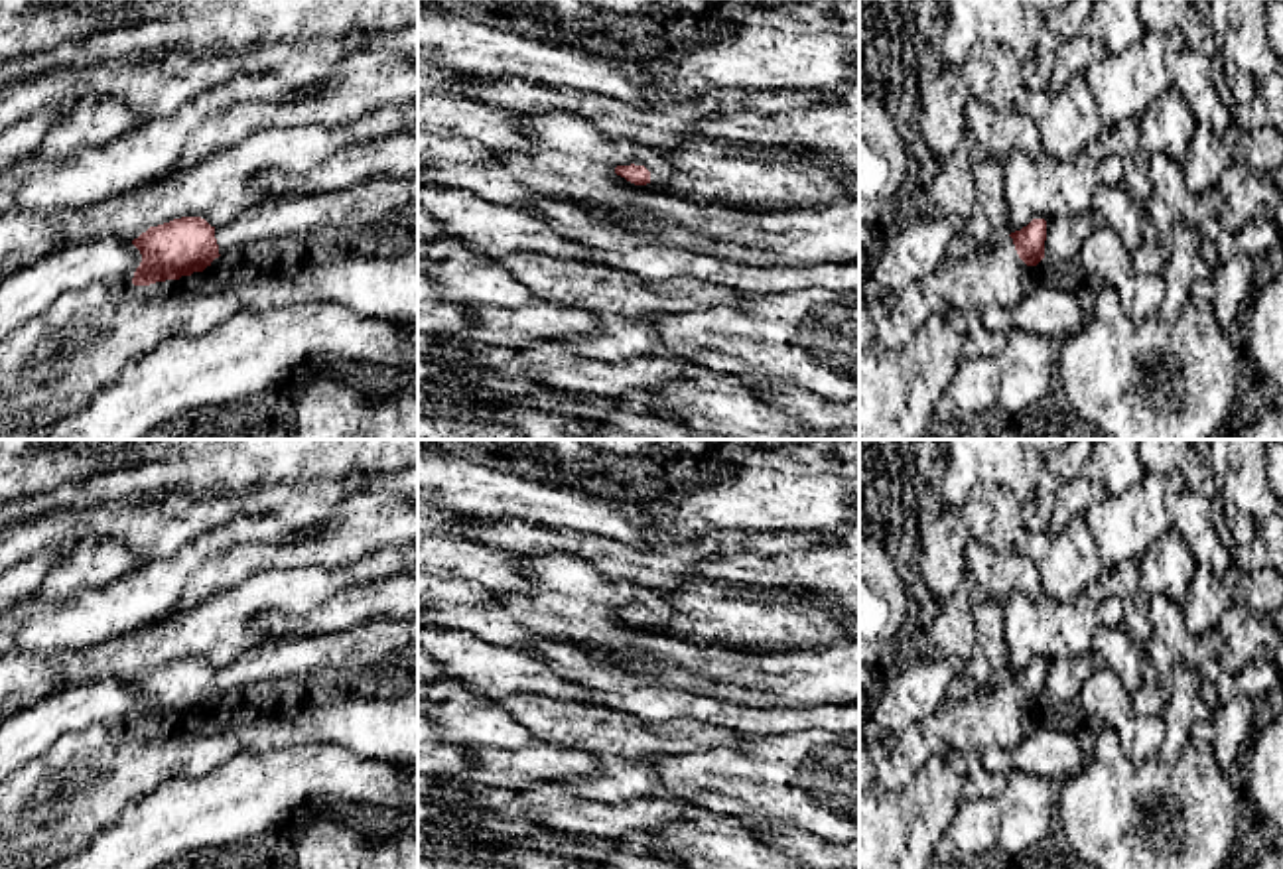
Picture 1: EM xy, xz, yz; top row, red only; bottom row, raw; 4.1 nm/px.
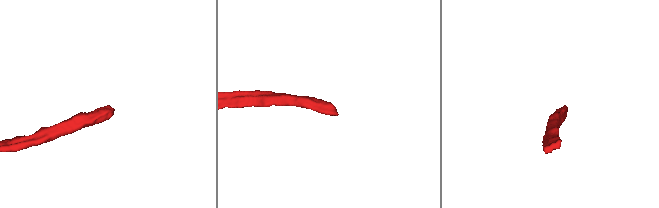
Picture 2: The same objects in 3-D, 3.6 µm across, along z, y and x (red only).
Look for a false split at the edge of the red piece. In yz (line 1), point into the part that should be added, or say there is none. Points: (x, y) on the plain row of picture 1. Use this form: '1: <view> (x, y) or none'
1: none

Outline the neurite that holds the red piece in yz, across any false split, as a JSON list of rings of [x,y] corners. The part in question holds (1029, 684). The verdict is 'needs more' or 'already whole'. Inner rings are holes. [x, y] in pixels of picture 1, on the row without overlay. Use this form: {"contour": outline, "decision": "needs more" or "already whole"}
{"contour": [[[1033,660],[1021,672],[1009,676],[1013,680],[1019,700],[1027,707],[1037,707],[1045,700],[1047,662]]], "decision": "already whole"}

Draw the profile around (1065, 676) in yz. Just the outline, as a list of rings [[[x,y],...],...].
[[[1090,652],[1080,658],[1056,658],[1047,662],[1047,705],[1054,709],[1074,709],[1082,686],[1096,668],[1098,662]]]

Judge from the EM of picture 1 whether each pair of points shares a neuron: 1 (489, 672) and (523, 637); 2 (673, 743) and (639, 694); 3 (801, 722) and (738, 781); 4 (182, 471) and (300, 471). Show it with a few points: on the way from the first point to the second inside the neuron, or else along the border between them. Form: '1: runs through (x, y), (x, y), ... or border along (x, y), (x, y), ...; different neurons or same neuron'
1: border along (470, 631), (489, 643), (527, 653); different neurons
2: border along (611, 710), (633, 714), (647, 722), (704, 722); different neurons
3: border along (830, 732), (801, 730), (787, 735), (743, 737); different neurons
4: border along (198, 460), (203, 471), (203, 497); different neurons

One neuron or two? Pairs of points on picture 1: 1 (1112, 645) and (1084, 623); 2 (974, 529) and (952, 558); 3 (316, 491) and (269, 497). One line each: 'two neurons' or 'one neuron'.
1: two neurons
2: one neuron
3: one neuron

